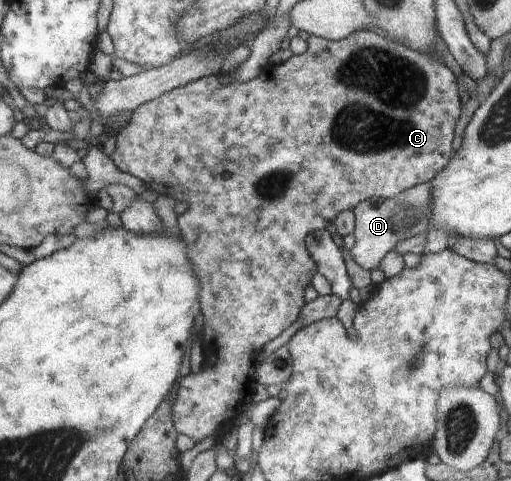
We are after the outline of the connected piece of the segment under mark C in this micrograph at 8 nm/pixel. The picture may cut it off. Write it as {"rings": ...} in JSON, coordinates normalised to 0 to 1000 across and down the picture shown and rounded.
{"rings":[[[701,62],[693,71],[685,71],[681,79],[667,83],[640,83],[622,75],[607,73],[603,81],[603,98],[595,110],[587,114],[571,112],[568,123],[562,123],[552,135],[536,137],[534,131],[521,133],[509,156],[503,156],[491,170],[468,175],[458,168],[446,168],[444,162],[434,158],[409,158],[407,162],[389,164],[384,170],[372,170],[370,175],[358,177],[356,181],[333,187],[323,195],[315,195],[305,206],[294,208],[292,212],[280,214],[274,222],[268,222],[260,231],[258,245],[249,260],[229,268],[225,272],[227,285],[227,308],[221,320],[215,324],[221,331],[221,337],[227,341],[227,347],[239,358],[249,360],[260,366],[266,366],[270,372],[276,372],[290,393],[299,393],[317,405],[331,405],[348,418],[352,439],[346,449],[346,476],[352,489],[352,497],[362,501],[366,509],[366,524],[372,530],[374,545],[380,547],[380,559],[387,580],[393,584],[393,632],[395,632],[395,655],[399,669],[397,684],[397,713],[419,715],[419,726],[425,732],[423,742],[415,742],[415,755],[419,759],[405,767],[393,767],[387,775],[372,775],[366,782],[360,782],[354,788],[354,794],[344,800],[346,830],[341,844],[335,848],[339,857],[339,881],[346,890],[350,902],[366,904],[374,909],[382,921],[411,909],[415,902],[434,904],[434,909],[454,892],[458,879],[458,867],[462,863],[476,863],[477,857],[477,825],[493,825],[493,817],[499,817],[497,805],[501,805],[501,742],[505,742],[505,730],[524,715],[524,709],[534,709],[540,705],[556,686],[564,684],[575,669],[581,667],[581,661],[589,655],[589,647],[597,638],[595,626],[595,603],[607,588],[611,588],[613,572],[622,568],[620,549],[613,541],[613,532],[607,530],[603,520],[603,505],[595,505],[595,493],[603,484],[616,482],[618,478],[632,478],[636,472],[646,472],[646,464],[654,464],[656,455],[661,455],[661,447],[669,447],[669,439],[691,437],[691,430],[697,430],[701,422],[712,416],[728,414],[759,414],[771,412],[779,403],[785,403],[789,397],[800,395],[804,389],[816,387],[818,383],[830,378],[843,378],[851,366],[857,362],[857,356],[871,351],[873,339],[883,335],[881,318],[885,318],[885,289],[888,289],[888,266],[892,264],[892,254],[896,243],[900,243],[900,206],[896,206],[896,181],[892,181],[892,160],[885,156],[885,148],[877,139],[869,139],[869,129],[861,131],[853,119],[841,119],[841,112],[832,112],[830,108],[820,108],[808,104],[806,100],[793,96],[791,91],[769,85],[767,79],[755,79],[740,69],[726,67],[724,62]]]}

